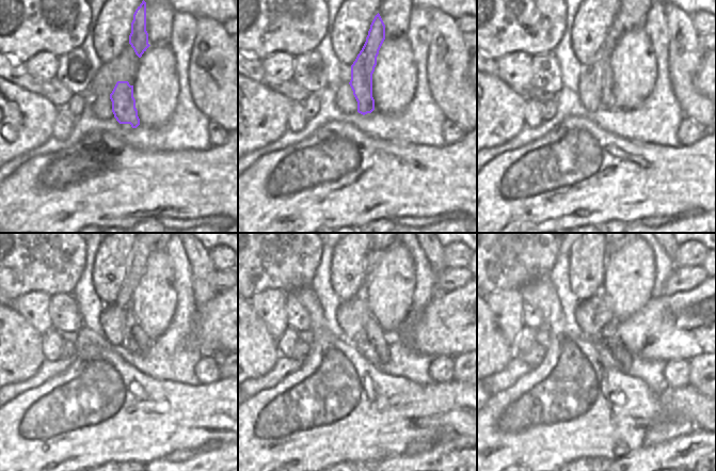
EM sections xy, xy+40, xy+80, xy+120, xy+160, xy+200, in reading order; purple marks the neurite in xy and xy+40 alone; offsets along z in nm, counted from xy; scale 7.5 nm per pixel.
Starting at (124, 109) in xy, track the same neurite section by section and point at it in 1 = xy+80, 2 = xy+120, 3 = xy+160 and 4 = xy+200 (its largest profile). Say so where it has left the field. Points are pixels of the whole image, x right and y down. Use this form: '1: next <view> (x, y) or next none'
1: next xy+80 (601, 68)
2: next xy+120 (134, 340)
3: next xy+160 (372, 343)
4: next xy+200 (608, 345)

